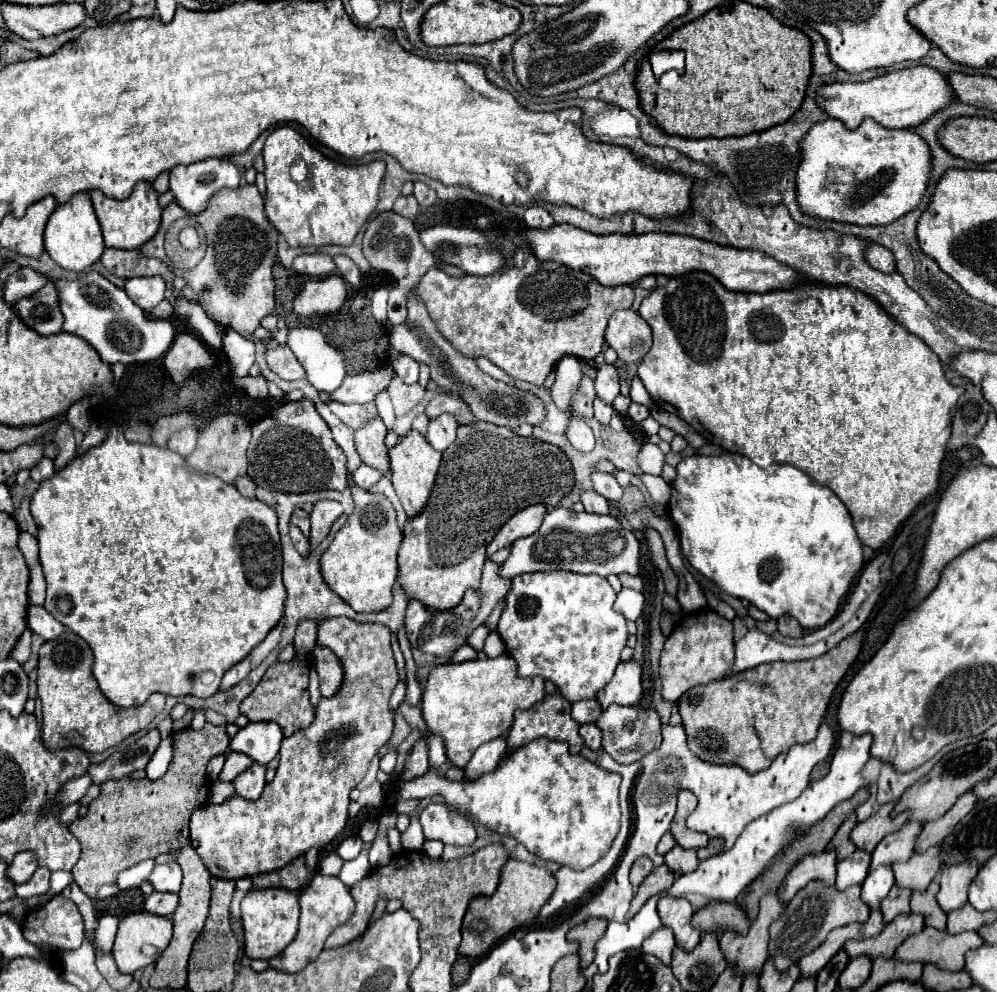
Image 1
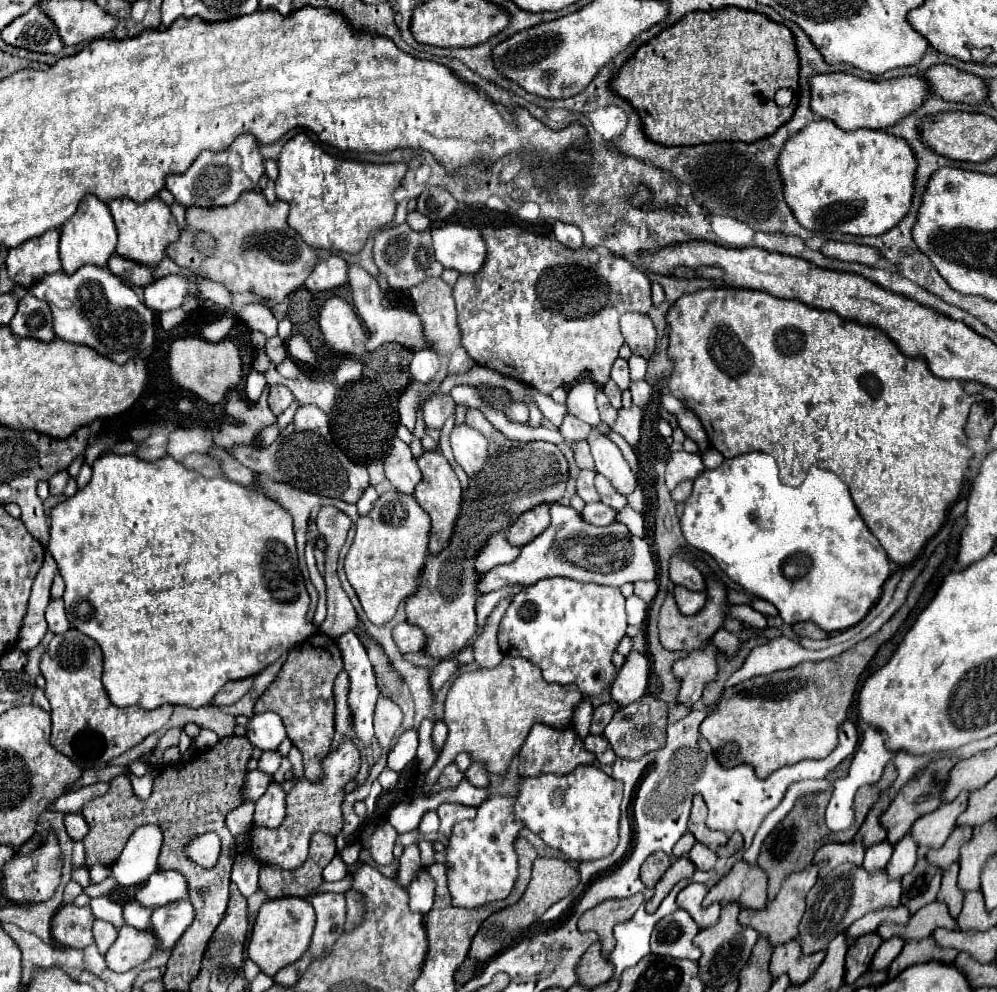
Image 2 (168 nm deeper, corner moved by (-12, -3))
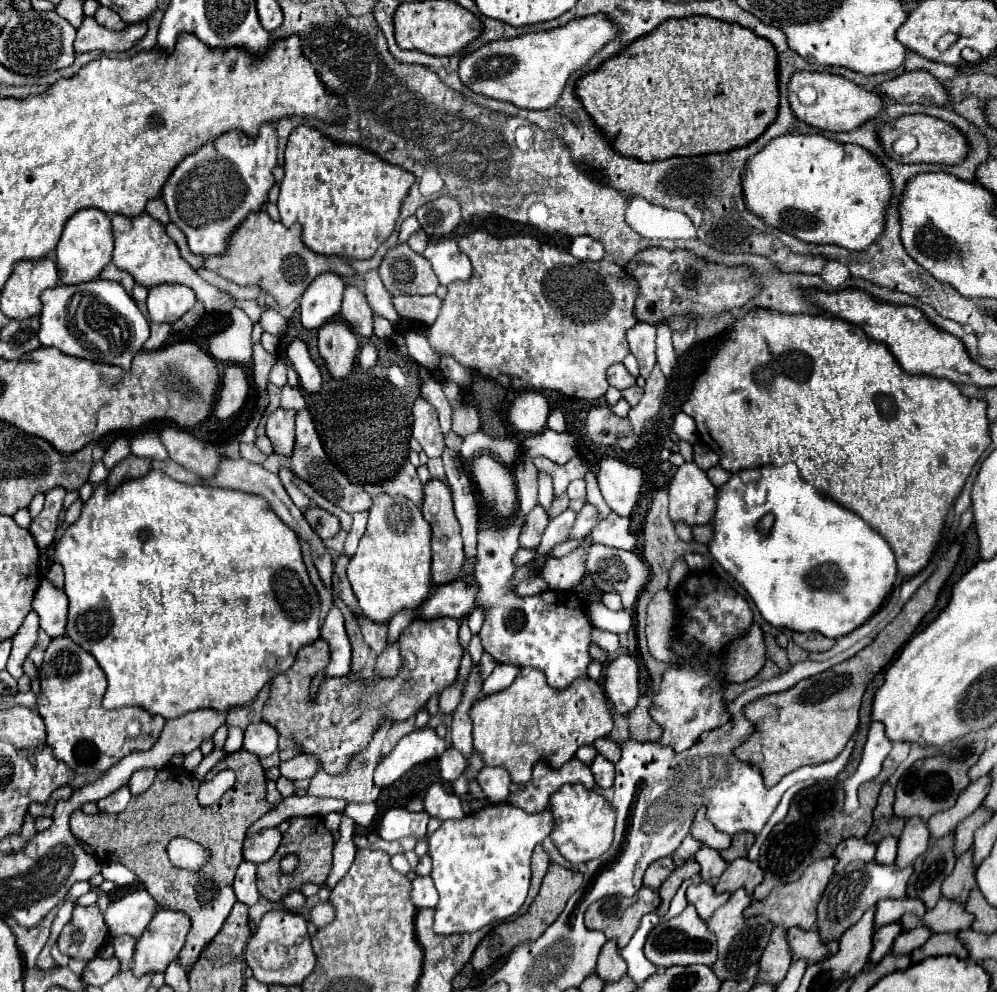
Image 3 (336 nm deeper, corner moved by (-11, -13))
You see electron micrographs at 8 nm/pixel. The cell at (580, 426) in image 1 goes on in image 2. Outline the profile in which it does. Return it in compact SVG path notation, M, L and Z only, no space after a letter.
M590 434L588 436L588 444L596 462L596 470L598 474L602 474L604 478L610 480L610 484L624 496L628 496L630 492L634 492L636 488L636 476L630 468L630 464L626 462L624 454L620 452L620 448L604 434Z

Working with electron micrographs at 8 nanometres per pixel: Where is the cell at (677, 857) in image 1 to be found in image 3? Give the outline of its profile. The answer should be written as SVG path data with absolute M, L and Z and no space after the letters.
M703 846L703 848L695 854L695 860L697 860L699 866L701 866L701 878L703 878L705 882L715 882L715 880L723 874L723 870L727 868L727 864L721 860L719 852L713 850L713 848L707 848L707 846Z

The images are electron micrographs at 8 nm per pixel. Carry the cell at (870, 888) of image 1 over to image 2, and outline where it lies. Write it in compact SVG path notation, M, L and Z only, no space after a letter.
M908 832L906 836L900 838L900 842L894 844L894 854L886 866L888 874L892 874L892 878L902 878L904 874L908 874L908 870L912 870L912 866L918 860L918 844L914 842L912 834Z

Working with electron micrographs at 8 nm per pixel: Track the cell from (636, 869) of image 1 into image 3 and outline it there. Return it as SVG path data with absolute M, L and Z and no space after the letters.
M661 858L661 860L655 860L647 872L645 872L645 878L643 878L643 886L651 888L651 890L657 890L667 878L669 874L675 870L675 864L671 858Z

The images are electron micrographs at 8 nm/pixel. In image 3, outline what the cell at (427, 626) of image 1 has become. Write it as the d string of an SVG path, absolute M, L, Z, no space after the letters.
M391 642L387 644L387 648L383 650L383 654L377 658L377 666L375 670L387 678L395 678L399 674L401 668L401 654L399 654L399 644Z

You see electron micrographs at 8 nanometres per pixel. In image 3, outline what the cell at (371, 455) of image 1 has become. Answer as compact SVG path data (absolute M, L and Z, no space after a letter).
M407 462L405 468L395 478L383 482L383 492L389 496L405 496L419 506L423 500L423 484L417 478L415 466Z

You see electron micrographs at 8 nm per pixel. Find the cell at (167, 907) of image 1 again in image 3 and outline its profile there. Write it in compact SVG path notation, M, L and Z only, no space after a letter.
M161 908L137 940L131 966L133 974L143 976L147 972L165 972L183 948L189 928L191 920L185 912Z

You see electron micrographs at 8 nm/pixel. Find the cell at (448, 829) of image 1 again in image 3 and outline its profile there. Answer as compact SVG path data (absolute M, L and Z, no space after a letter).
M441 784L429 786L429 790L425 794L425 812L429 812L429 816L433 816L433 818L439 818L441 822L465 818L461 800L455 794L445 792Z

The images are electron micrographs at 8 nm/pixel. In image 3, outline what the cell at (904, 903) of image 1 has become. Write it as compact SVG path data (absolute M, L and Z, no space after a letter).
M953 834L931 840L923 858L913 864L913 874L907 884L907 898L919 898L927 910L935 908L941 898L941 884L955 866L953 856Z

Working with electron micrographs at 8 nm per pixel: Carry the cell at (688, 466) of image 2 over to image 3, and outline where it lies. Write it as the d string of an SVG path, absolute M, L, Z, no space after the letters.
M685 462L677 468L669 484L669 516L673 522L683 520L689 526L707 524L715 512L715 486L695 464Z

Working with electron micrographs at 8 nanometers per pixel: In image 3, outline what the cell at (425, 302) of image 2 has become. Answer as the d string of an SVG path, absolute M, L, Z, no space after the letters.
M431 294L431 296L395 296L393 304L395 304L399 316L403 316L403 318L415 316L415 320L431 326L435 322L435 318L439 316L443 300L435 294Z

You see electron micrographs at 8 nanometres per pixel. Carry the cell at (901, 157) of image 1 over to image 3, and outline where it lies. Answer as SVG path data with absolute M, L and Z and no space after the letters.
M785 134L771 140L763 152L755 154L743 172L743 194L745 204L767 220L773 228L779 228L803 242L835 244L849 250L865 250L873 240L883 234L887 208L893 194L893 184L883 172L883 164L857 144L839 144L837 140L825 138L823 134Z

